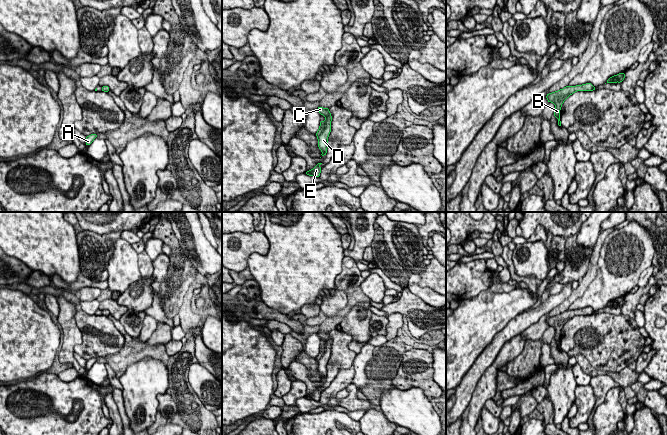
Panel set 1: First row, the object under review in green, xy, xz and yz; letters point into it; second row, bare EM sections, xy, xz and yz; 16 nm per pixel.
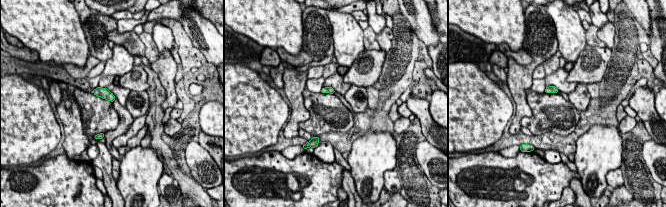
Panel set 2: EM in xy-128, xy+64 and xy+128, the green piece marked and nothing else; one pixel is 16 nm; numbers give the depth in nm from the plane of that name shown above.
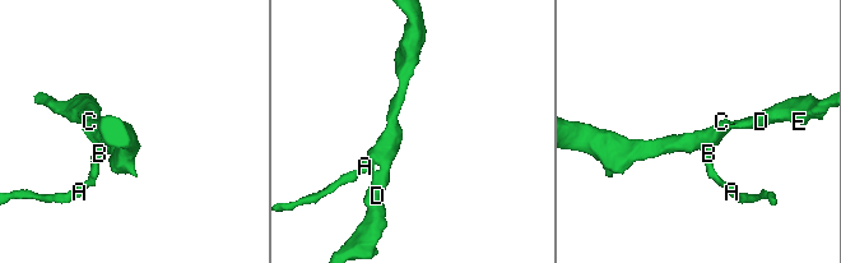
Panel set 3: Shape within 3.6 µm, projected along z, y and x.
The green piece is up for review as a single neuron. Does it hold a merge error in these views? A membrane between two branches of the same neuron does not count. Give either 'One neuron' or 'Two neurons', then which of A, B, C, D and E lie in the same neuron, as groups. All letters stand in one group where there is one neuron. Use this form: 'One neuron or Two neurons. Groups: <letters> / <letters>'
One neuron. Groups: A B C D E

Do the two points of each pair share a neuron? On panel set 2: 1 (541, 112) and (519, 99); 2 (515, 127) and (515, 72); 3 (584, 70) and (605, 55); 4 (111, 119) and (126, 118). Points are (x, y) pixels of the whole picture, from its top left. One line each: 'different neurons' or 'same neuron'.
1: different neurons
2: same neuron
3: same neuron
4: different neurons

